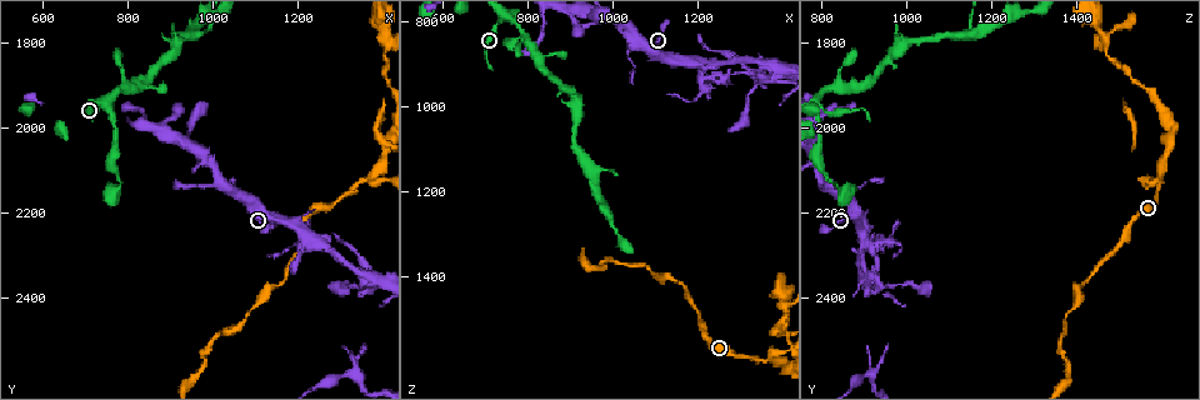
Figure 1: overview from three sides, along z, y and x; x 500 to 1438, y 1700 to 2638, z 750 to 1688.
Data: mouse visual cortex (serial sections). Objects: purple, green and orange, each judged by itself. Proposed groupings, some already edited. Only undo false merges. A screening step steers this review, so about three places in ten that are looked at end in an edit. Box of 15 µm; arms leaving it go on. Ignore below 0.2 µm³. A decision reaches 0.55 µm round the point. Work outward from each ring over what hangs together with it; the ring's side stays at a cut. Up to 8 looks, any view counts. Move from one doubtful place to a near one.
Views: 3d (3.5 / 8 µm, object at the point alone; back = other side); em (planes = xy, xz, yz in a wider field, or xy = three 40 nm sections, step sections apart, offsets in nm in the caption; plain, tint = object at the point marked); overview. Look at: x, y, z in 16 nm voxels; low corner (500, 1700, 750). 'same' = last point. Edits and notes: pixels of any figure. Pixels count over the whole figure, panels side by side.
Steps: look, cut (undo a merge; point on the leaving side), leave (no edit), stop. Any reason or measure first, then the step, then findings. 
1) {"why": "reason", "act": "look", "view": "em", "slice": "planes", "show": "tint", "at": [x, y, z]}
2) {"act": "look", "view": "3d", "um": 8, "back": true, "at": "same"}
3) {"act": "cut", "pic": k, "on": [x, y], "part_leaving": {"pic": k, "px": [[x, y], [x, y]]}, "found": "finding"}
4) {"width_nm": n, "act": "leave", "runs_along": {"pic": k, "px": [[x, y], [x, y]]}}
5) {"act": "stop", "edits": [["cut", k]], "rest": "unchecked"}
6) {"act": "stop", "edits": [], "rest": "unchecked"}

{"why": "two arms in line, one across", "act": "look", "view": "3d", "um": 3.5, "back": true, "at": [1365, 2120, 1595]}

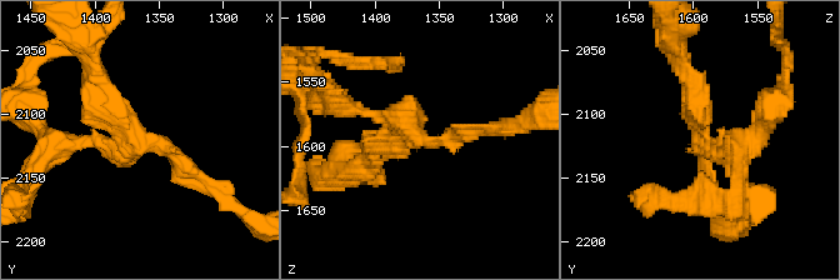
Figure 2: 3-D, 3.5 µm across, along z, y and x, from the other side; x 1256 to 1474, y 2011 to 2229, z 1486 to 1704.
{"arms": 3, "arm_widths_nm": [150, 150, 300], "act": "look", "view": "em", "slice": "xy", "step": 5, "show": "tint", "at": [1366, 2120, 1594]}

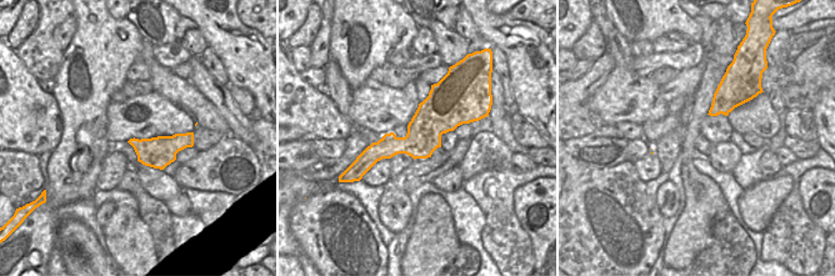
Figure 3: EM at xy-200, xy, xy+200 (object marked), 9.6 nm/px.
{"width_nm": 380, "act": "cut", "pic": 2, "on": [74, 143], "found": "two cells meet here"}

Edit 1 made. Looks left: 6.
{"why": "thick turns thin", "act": "look", "view": "3d", "um": 8, "at": [1235, 2265, 900]}

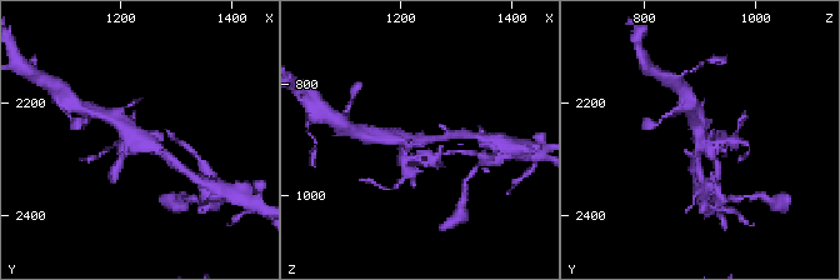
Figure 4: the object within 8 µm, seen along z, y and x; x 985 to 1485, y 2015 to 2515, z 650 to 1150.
{"act": "look", "view": "3d", "um": 3.5, "at": [1230, 2265, 905]}

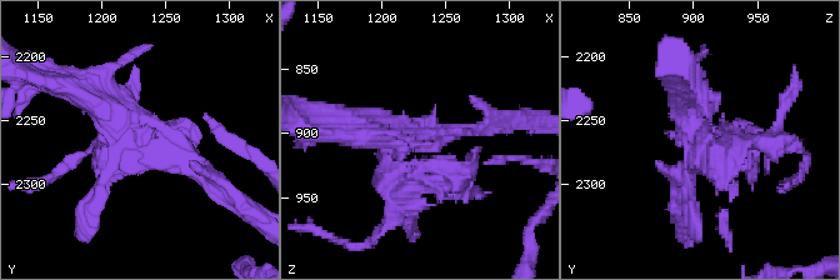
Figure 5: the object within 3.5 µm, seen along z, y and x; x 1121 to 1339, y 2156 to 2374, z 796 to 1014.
{"why": "need the tissue", "act": "look", "view": "em", "slice": "xy", "step": 2, "show": "tint", "at": [1234, 2264, 902]}

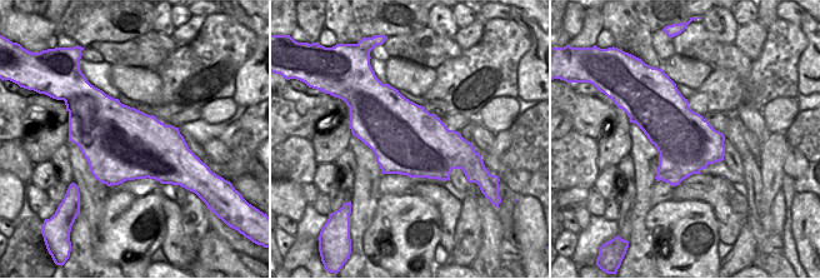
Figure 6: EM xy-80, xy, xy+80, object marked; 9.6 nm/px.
{"width_nm": 700, "act": "cut", "pic": 5, "on": [743, 164], "part_leaving": {"pic": 5, "px": [[710, 151], [743, 140], [790, 144], [806, 159]]}, "found": "two cells meet here"}

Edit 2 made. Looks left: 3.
{"why": "sharp bend", "act": "look", "view": "3d", "um": 3.5, "at": [1400, 2360, 915]}

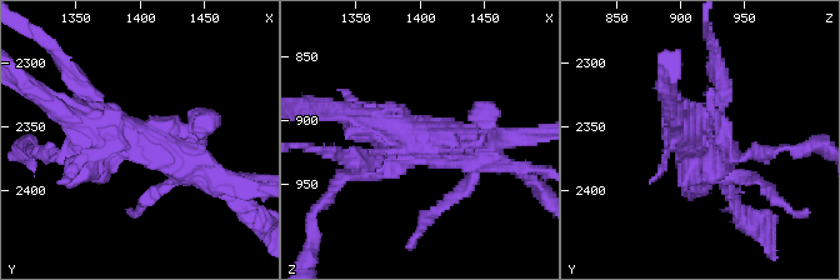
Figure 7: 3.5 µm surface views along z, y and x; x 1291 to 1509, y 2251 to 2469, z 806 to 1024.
{"why": "need the tissue", "act": "look", "view": "em", "slice": "xy", "step": 1, "show": "tint", "at": [1398, 2360, 908]}

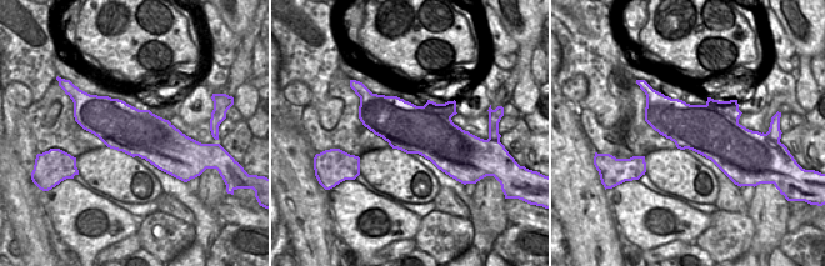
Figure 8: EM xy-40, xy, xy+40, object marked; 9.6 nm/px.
{"act": "cut", "pic": 7, "on": [725, 96], "part_leaving": {"pic": 7, "px": [[710, 141], [724, 160], [755, 153]]}, "found": "a second cell is stuck on"}

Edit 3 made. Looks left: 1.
{"act": "stop", "edits": [["cut", 2], ["cut", 5], ["cut", 7]], "rest": "unchecked"}

